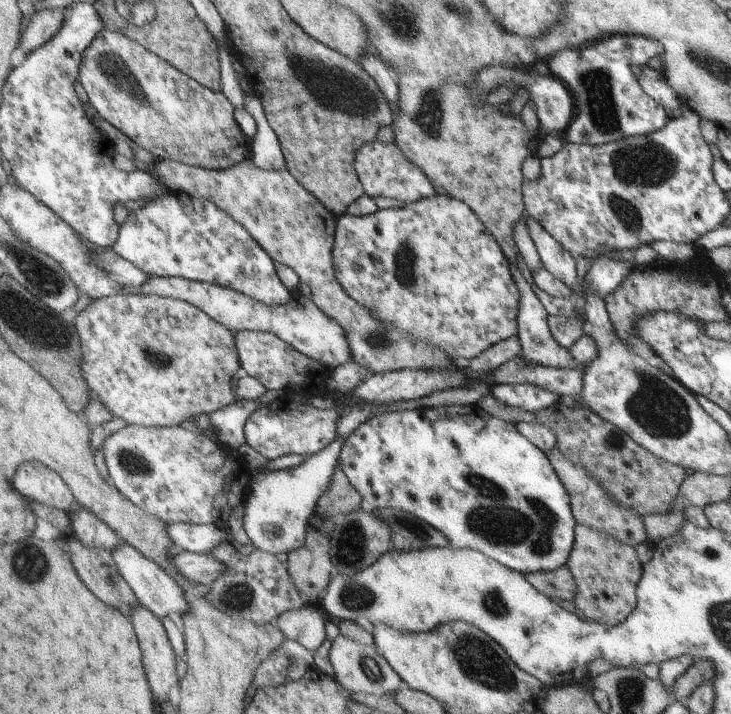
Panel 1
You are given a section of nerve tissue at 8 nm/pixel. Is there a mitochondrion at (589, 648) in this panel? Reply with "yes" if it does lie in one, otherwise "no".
no

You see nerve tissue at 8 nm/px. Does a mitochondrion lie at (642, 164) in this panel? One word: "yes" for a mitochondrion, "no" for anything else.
yes

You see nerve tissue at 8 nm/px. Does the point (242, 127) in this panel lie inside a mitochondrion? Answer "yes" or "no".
no

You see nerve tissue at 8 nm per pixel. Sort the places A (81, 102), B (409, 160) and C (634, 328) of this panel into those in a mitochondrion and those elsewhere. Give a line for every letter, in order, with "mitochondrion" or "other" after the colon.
A: other
B: other
C: other

